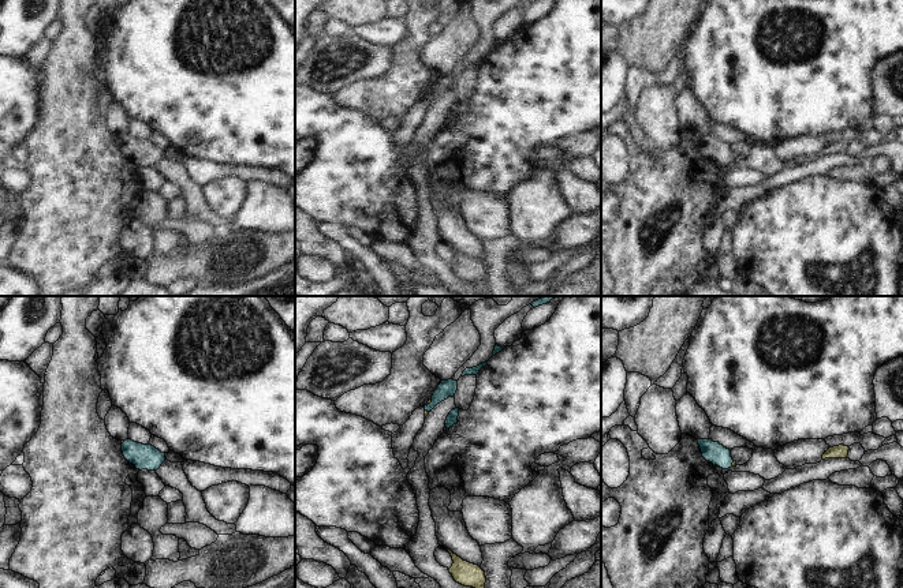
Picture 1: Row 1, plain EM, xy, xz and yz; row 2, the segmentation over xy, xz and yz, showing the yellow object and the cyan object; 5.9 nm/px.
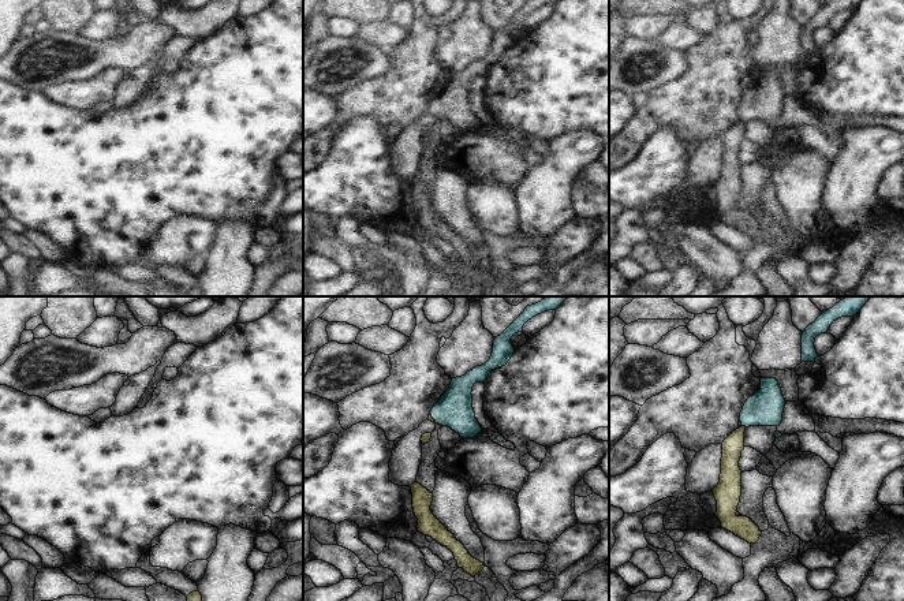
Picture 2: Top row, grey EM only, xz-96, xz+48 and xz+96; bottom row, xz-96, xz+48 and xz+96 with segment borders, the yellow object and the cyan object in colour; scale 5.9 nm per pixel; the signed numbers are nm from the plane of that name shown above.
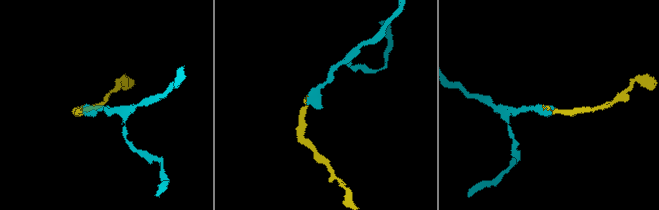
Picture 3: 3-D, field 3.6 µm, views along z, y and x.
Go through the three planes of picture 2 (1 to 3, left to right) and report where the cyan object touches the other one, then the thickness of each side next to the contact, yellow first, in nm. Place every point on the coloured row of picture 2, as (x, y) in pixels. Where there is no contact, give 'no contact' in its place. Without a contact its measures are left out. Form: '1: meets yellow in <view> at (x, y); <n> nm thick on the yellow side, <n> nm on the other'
1: no contact
2: meets yellow in xz+48 at (432, 418); 20 nm thick on the yellow side, 220 nm on the other
3: meets yellow in xz+96 at (744, 426); 120 nm thick on the yellow side, 220 nm on the other

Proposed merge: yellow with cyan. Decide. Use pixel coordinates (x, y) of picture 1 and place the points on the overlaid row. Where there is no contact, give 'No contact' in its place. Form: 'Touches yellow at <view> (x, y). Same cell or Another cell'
Touches yellow at xz (429, 403). Same cell

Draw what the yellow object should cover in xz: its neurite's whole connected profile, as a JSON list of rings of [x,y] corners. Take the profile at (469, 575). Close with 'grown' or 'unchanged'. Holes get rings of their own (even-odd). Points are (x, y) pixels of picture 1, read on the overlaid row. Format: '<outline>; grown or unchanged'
[[[445,548],[452,557],[452,566],[448,569],[454,580],[464,587],[485,588],[485,572],[474,563],[463,561],[460,557]]]; unchanged

